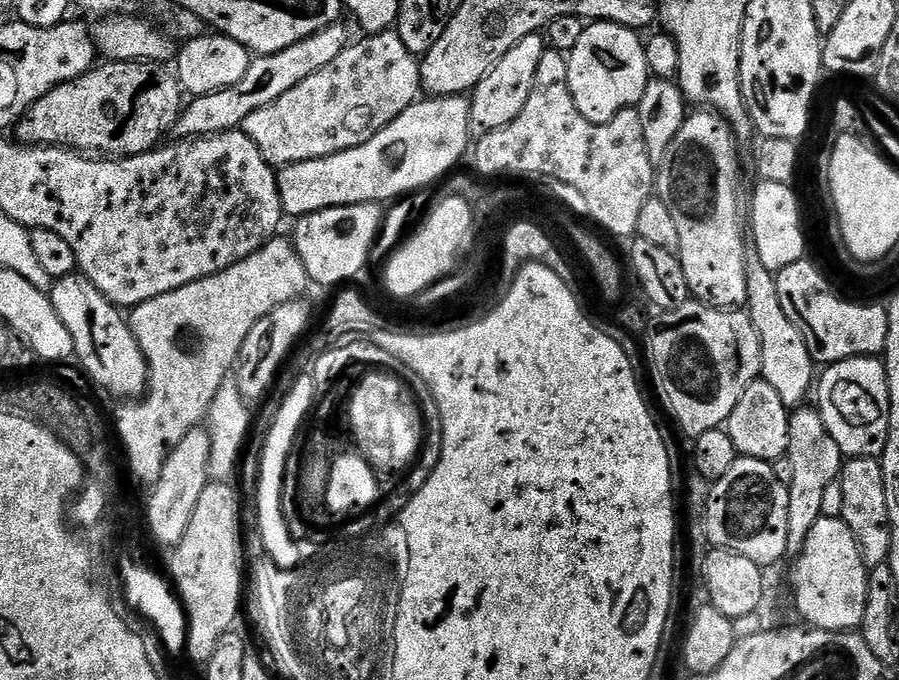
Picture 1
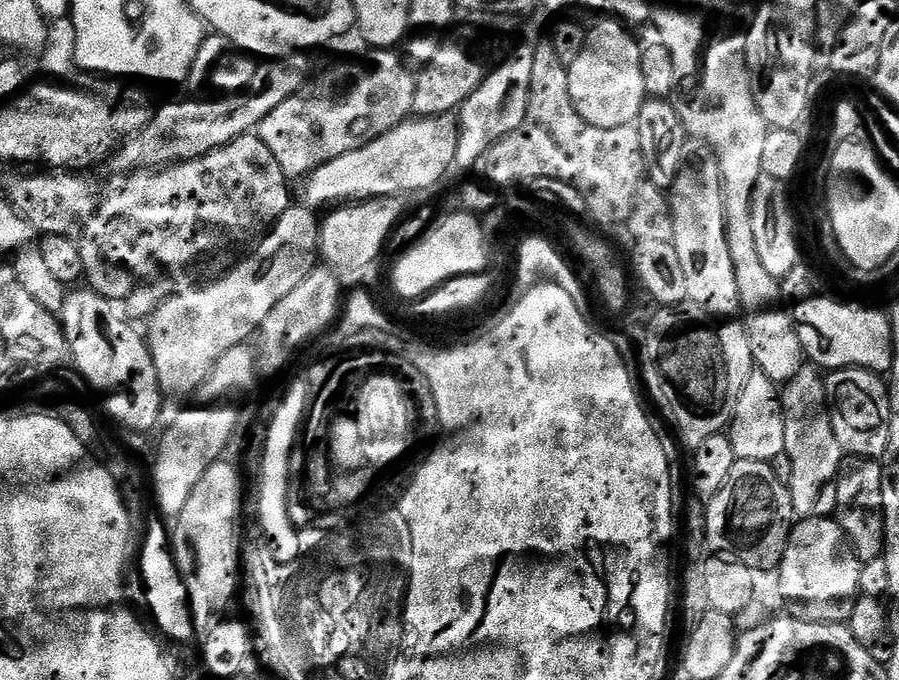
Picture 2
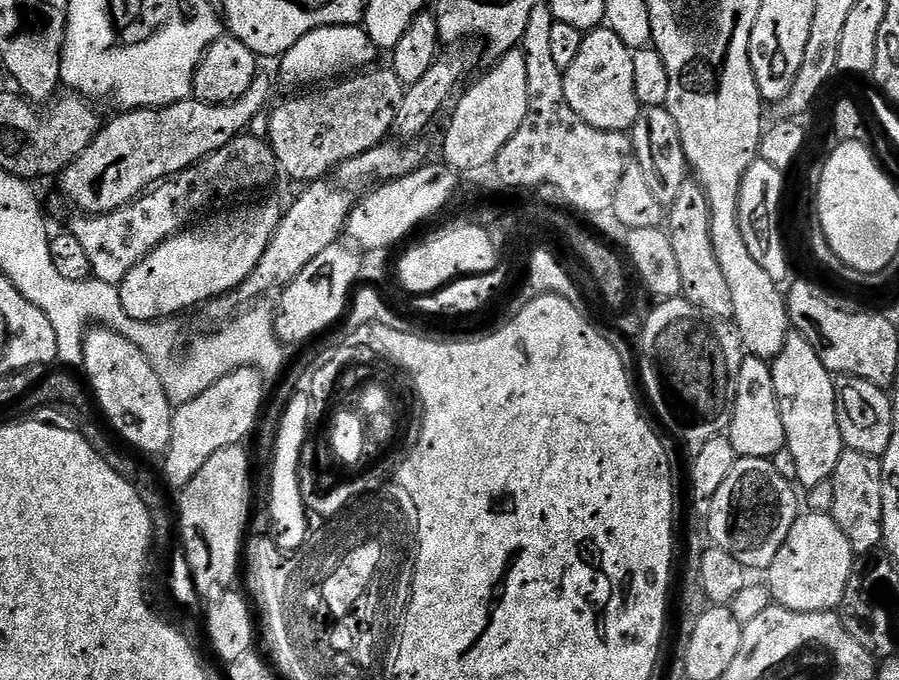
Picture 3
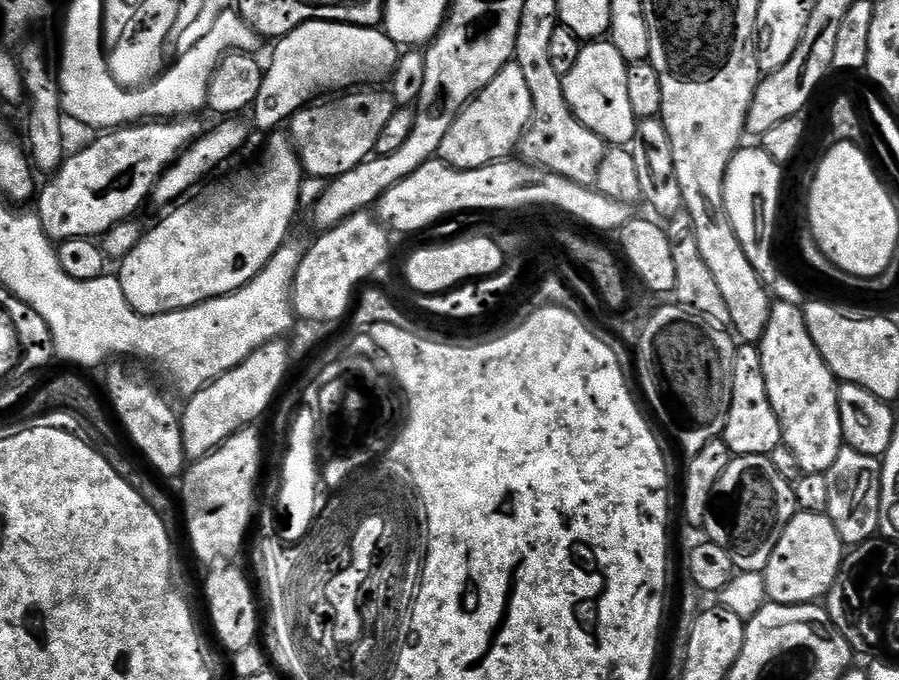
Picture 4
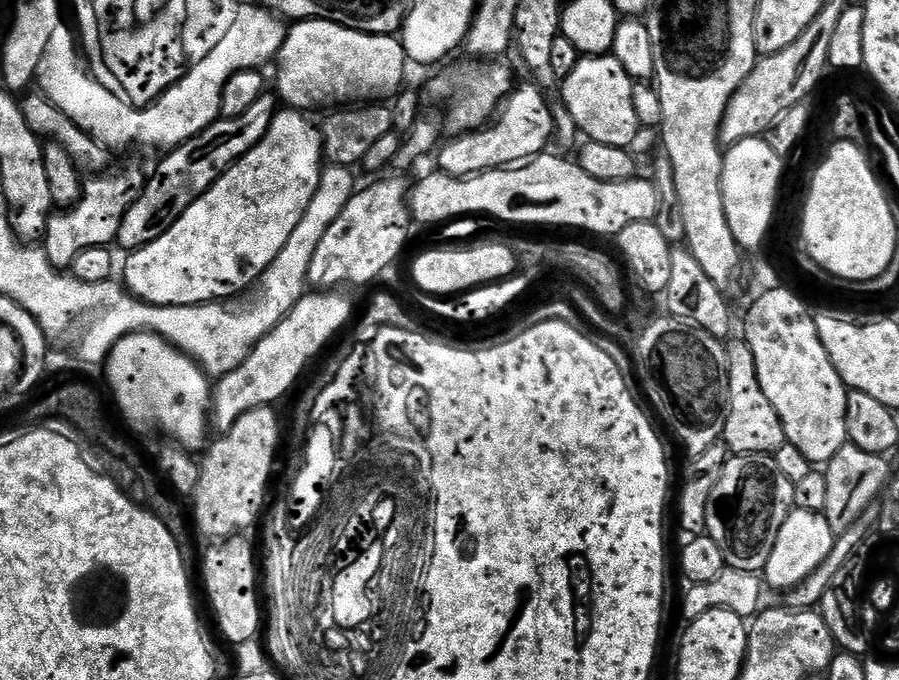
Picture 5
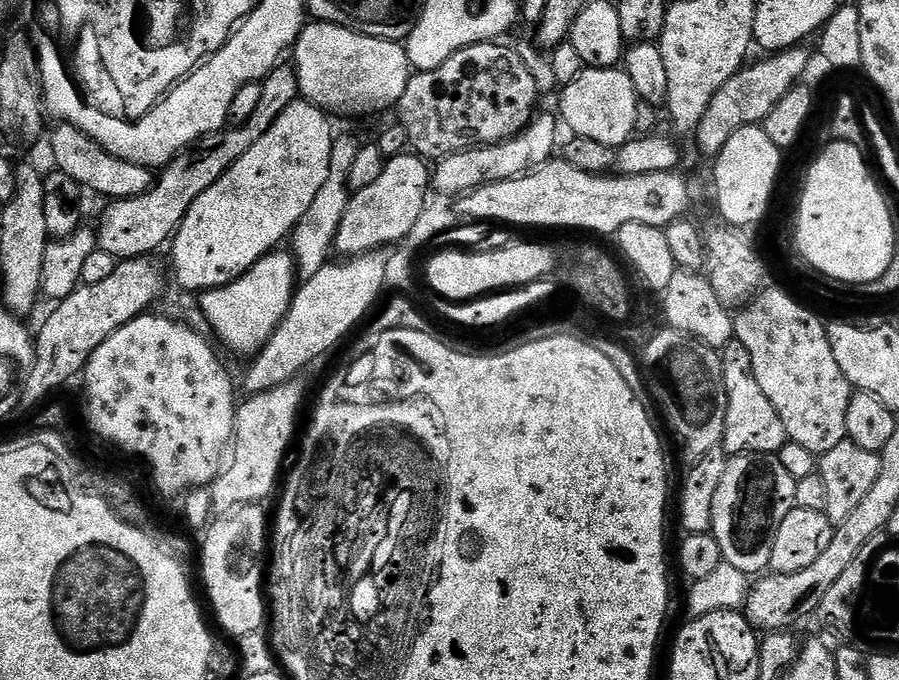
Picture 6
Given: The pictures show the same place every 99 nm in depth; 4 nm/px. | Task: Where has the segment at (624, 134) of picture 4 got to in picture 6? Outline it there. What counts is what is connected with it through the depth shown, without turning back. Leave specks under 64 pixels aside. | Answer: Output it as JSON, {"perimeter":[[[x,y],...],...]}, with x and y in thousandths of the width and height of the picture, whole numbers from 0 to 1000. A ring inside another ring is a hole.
{"perimeter":[[[689,99],[655,100],[638,121],[626,125],[623,141],[622,175],[633,188],[636,200],[670,209],[670,215],[689,219],[707,194],[710,156],[714,151],[705,132],[705,121]]]}

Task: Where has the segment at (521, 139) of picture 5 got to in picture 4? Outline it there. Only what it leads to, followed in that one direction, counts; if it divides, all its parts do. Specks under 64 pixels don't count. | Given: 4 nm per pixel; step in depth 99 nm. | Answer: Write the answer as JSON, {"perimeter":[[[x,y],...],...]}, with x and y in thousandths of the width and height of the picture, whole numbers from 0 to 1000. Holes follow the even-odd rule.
{"perimeter":[[[572,91],[564,94],[549,115],[549,121],[545,121],[545,126],[536,131],[509,168],[505,185],[501,185],[496,203],[492,203],[488,234],[499,241],[502,247],[514,250],[532,250],[532,244],[545,244],[555,235],[566,234],[577,219],[578,206],[591,176],[592,146],[590,131],[585,126],[585,113],[581,109],[581,97]]]}

